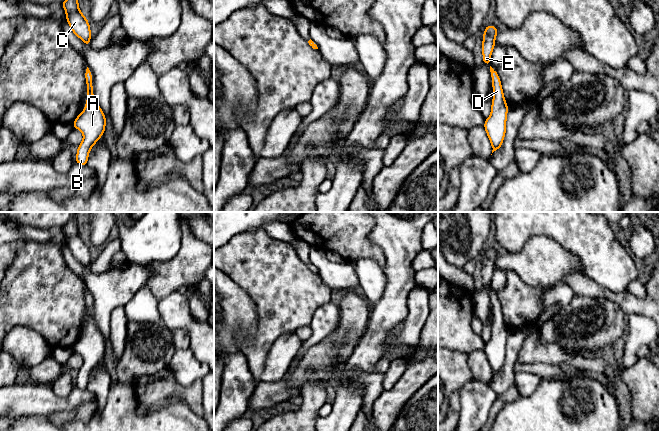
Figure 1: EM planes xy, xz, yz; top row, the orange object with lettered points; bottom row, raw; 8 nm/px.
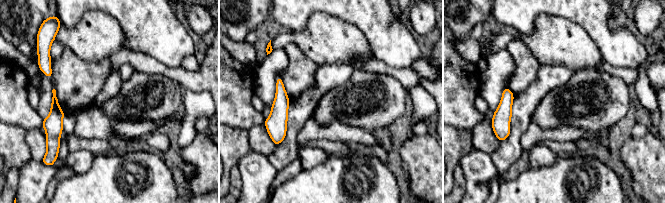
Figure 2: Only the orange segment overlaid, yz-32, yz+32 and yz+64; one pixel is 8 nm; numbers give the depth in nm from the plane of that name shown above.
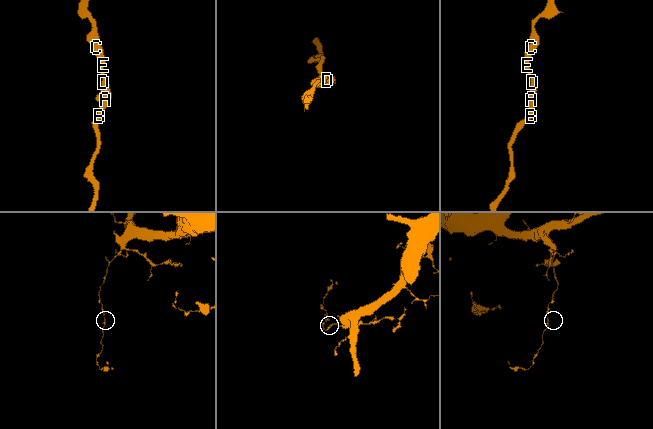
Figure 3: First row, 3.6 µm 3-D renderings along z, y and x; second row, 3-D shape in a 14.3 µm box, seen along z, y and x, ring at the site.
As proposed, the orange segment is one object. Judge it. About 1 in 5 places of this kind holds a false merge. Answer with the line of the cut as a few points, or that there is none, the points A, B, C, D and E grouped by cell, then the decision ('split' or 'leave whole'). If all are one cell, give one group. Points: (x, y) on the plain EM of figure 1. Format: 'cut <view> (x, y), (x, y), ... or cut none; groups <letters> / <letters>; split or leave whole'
cut none; groups A B C D E; leave whole

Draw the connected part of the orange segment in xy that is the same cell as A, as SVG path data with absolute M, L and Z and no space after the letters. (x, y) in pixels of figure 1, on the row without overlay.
M87 291L85 295L87 307L87 327L84 335L72 347L74 352L83 357L83 365L77 373L76 386L82 390L87 389L89 375L104 358L106 343L101 332L93 320L92 298Z

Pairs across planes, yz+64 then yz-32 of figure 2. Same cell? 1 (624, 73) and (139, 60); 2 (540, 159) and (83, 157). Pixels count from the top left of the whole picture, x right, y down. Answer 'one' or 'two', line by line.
1: one
2: one

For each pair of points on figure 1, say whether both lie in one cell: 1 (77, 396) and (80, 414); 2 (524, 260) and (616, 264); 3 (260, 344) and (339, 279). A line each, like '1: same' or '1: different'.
1: different
2: different
3: different

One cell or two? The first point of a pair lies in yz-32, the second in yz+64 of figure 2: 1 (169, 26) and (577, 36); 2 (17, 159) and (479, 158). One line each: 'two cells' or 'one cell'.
1: two cells
2: two cells

